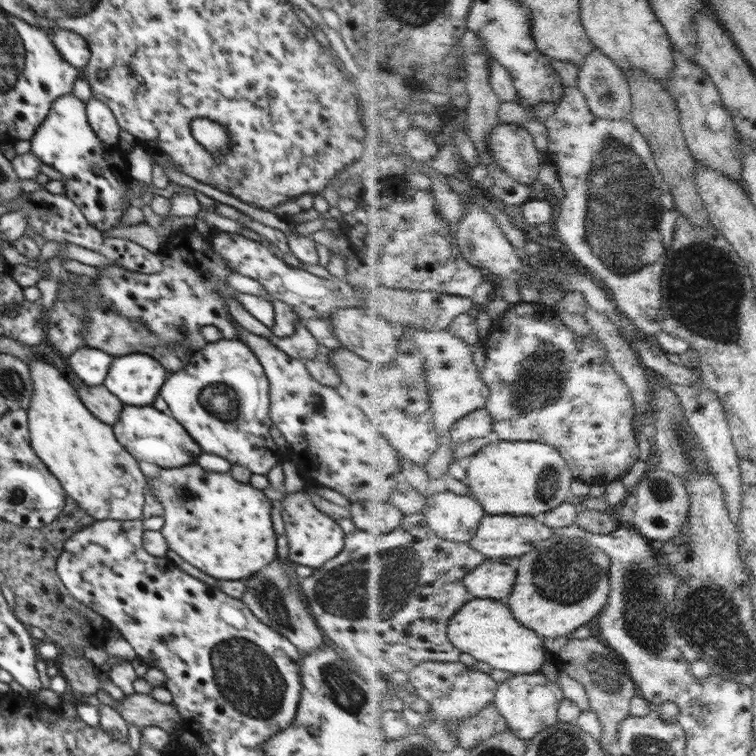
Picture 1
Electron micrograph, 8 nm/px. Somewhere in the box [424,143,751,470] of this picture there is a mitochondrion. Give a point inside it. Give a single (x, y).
(705, 289)

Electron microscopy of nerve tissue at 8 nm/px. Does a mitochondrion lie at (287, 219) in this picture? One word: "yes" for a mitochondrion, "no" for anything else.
no

